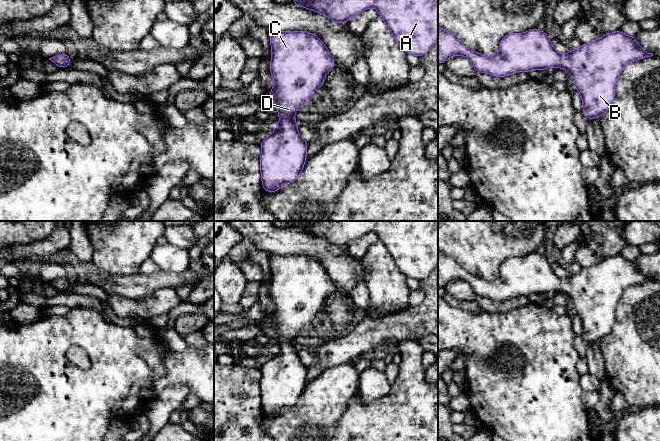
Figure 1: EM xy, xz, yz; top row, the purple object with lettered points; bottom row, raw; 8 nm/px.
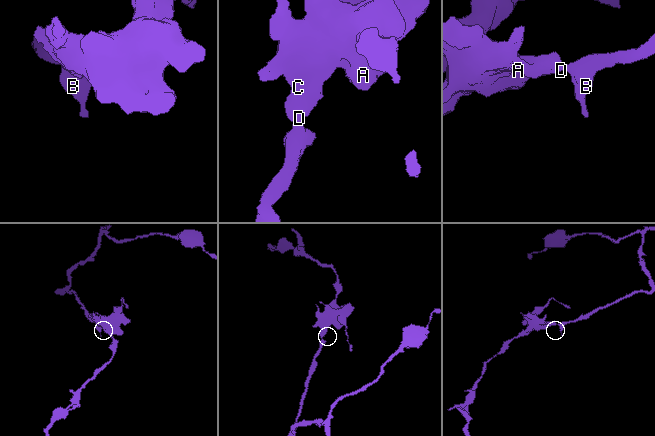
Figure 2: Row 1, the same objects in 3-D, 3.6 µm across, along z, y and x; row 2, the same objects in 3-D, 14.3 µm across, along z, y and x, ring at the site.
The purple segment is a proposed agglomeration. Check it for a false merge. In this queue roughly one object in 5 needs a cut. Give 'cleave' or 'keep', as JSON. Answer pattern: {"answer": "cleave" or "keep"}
{"answer": "keep"}

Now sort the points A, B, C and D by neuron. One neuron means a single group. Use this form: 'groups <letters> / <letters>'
groups A B C D

